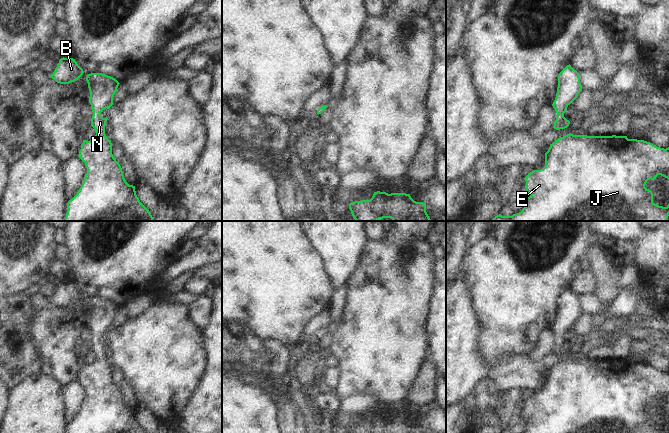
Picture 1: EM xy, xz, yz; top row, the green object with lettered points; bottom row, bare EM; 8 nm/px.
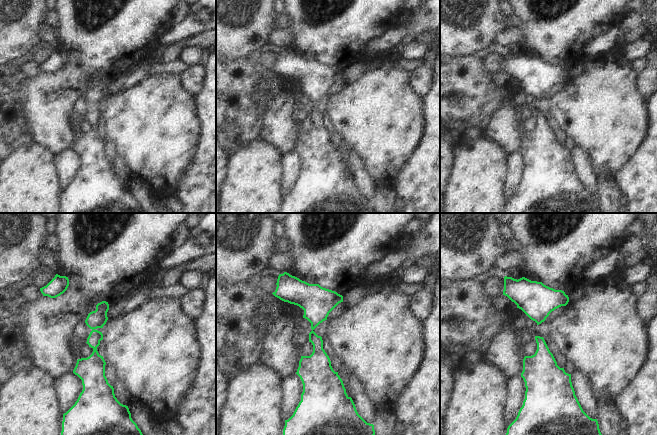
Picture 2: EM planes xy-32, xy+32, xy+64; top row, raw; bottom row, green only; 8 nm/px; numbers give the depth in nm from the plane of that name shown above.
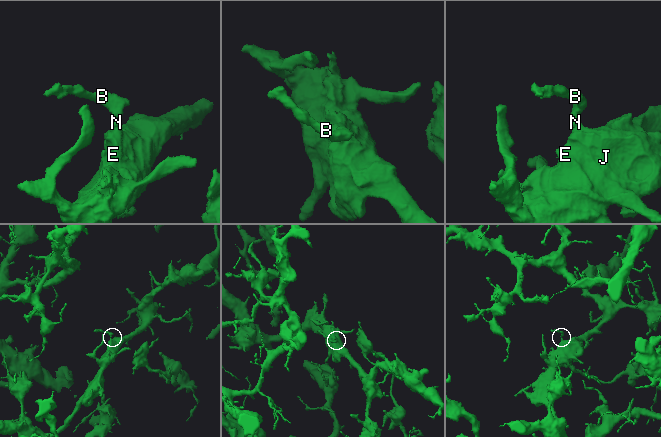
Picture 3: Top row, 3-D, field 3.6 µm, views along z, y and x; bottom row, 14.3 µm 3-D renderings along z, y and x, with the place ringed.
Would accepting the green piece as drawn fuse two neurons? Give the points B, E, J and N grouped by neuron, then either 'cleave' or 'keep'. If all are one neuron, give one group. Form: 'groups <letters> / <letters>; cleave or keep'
groups B E J N; keep

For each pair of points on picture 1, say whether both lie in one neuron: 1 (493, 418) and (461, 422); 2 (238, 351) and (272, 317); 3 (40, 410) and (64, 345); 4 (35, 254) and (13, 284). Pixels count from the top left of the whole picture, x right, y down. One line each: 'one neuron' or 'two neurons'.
1: one neuron
2: two neurons
3: two neurons
4: one neuron

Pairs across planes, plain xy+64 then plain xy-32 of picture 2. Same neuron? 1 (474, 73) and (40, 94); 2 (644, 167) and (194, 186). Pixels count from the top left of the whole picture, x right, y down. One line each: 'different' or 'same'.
1: different
2: same

